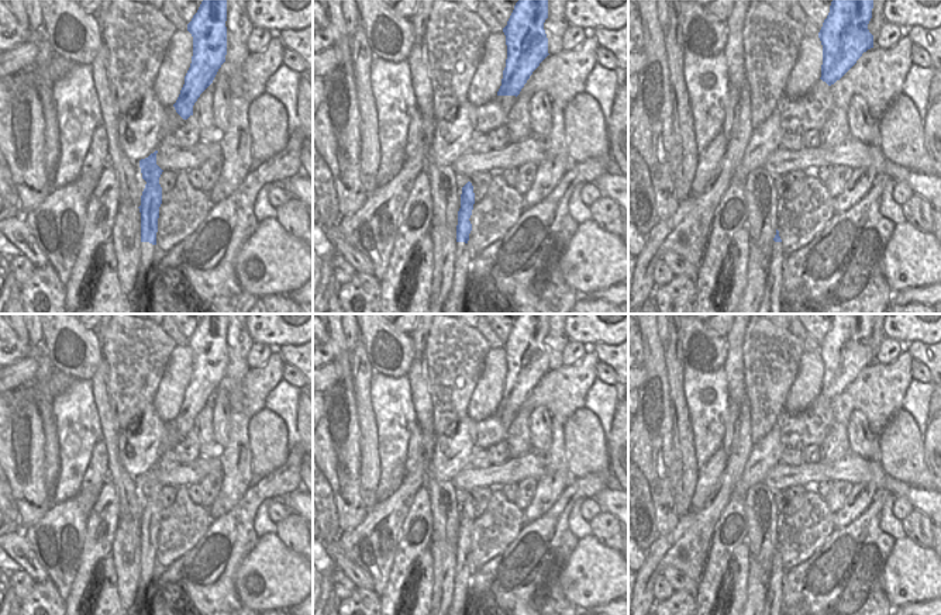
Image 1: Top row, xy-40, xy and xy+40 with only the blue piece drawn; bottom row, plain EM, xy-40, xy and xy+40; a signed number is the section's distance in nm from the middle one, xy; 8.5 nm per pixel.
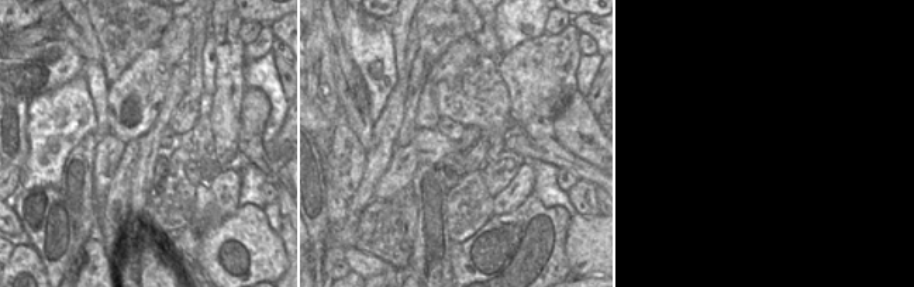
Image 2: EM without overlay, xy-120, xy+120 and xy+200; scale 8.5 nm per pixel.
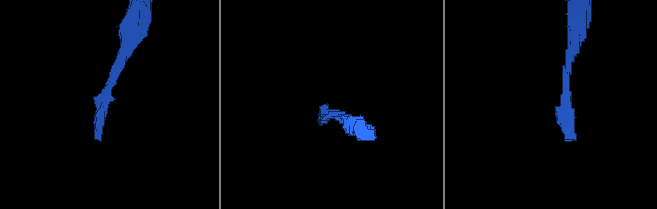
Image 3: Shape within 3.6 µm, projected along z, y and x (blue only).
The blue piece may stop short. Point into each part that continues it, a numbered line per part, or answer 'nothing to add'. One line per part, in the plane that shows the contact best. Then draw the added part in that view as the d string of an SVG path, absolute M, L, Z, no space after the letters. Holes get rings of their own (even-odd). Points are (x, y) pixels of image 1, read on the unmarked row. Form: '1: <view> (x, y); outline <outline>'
1: xy-40 (145, 594); outline M141 557L141 576L137 588L134 607L128 611L130 615L151 615L151 604L156 594L154 591L154 578L156 576L156 562L149 557Z

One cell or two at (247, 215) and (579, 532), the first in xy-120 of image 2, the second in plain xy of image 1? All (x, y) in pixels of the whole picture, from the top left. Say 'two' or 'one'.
two

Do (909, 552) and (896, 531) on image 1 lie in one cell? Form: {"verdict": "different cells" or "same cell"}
{"verdict": "different cells"}

